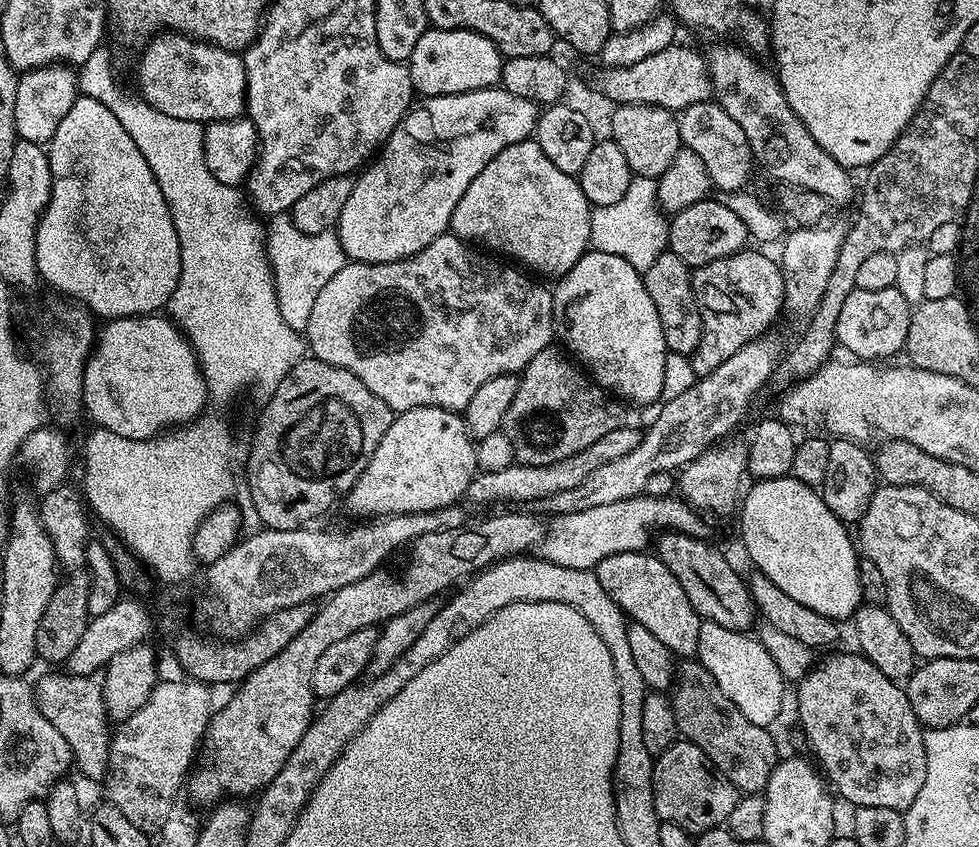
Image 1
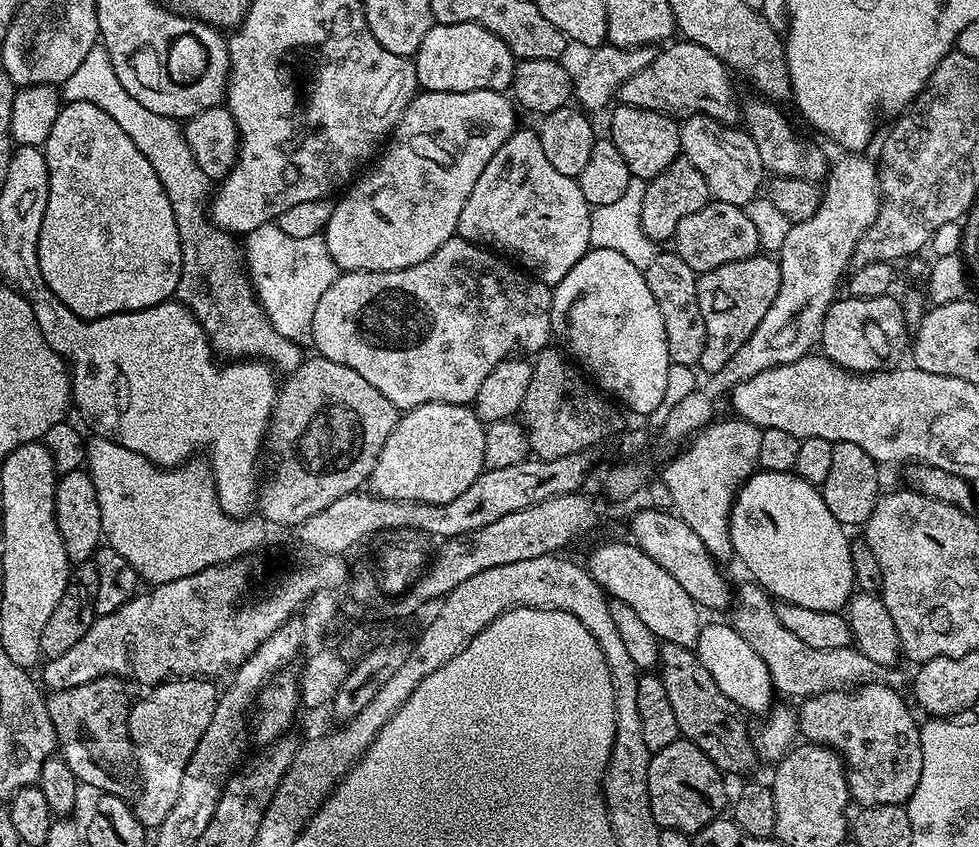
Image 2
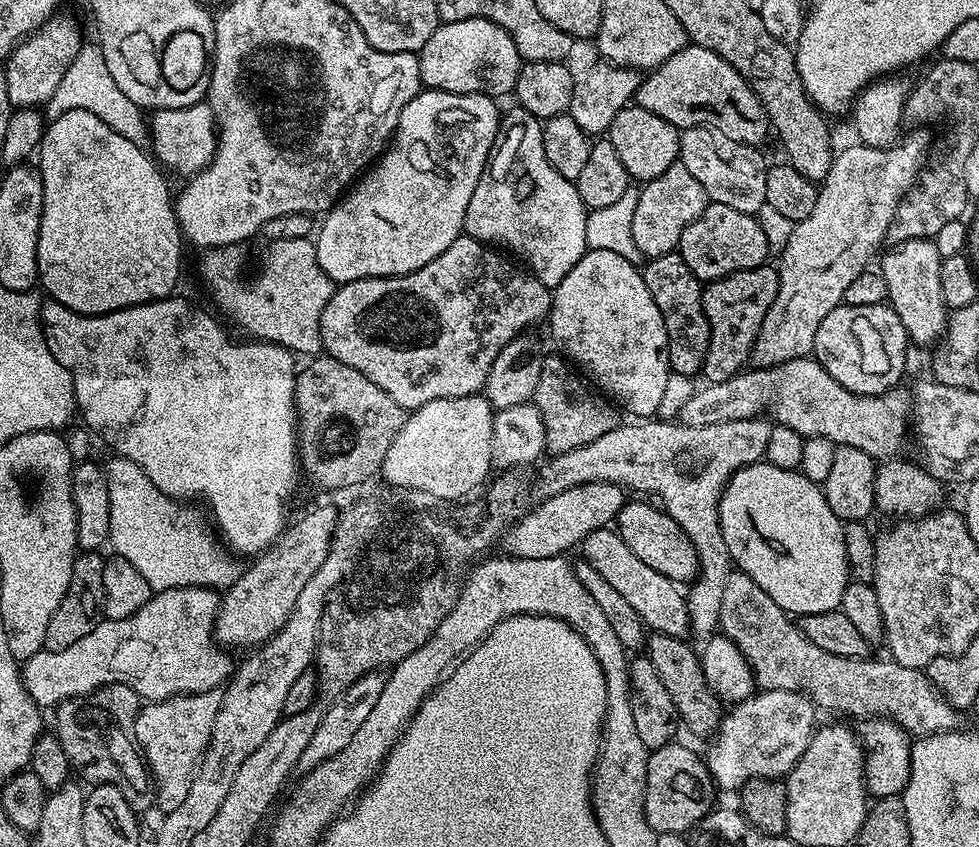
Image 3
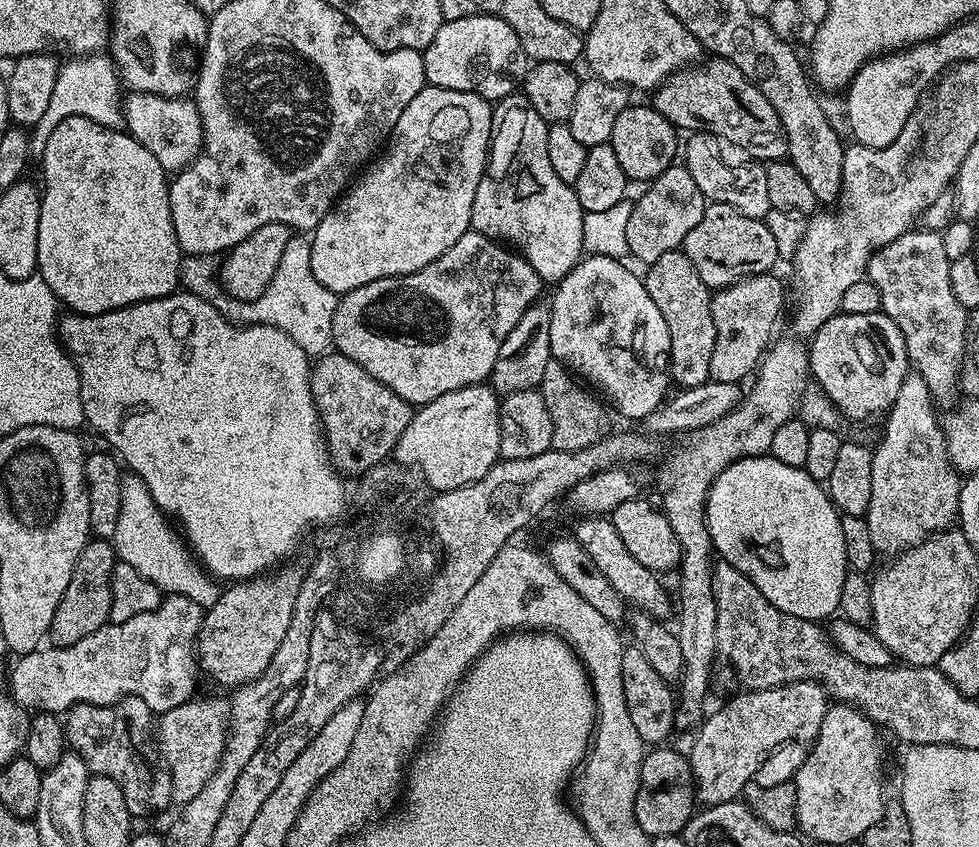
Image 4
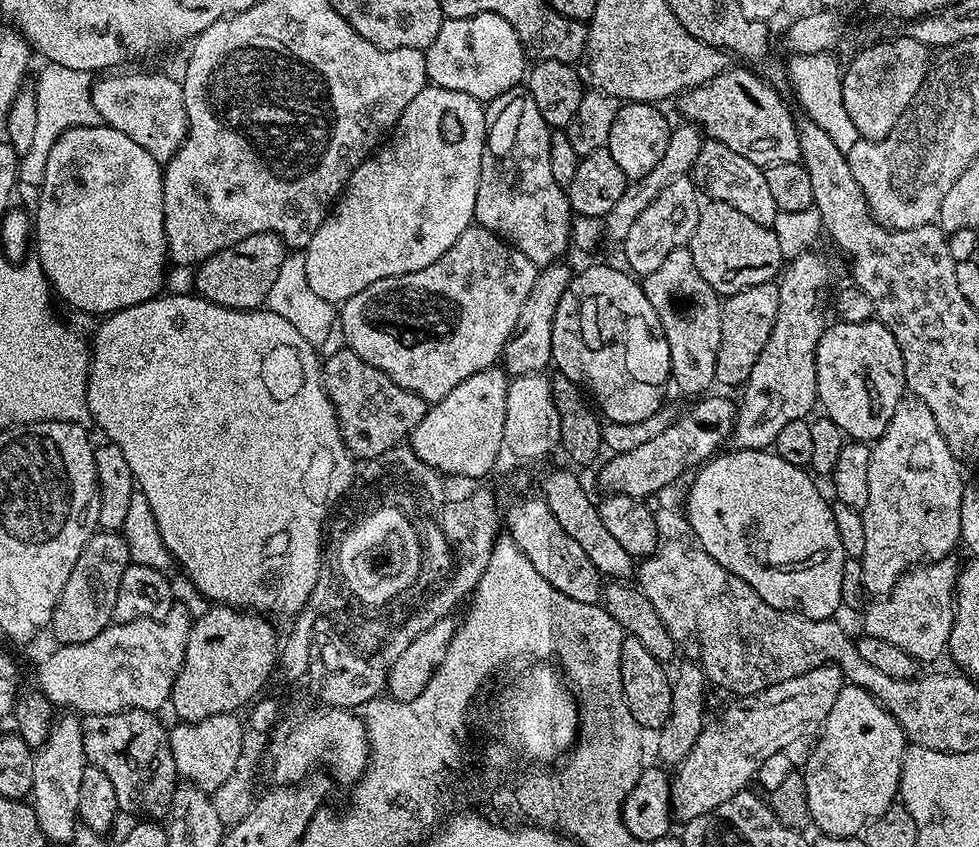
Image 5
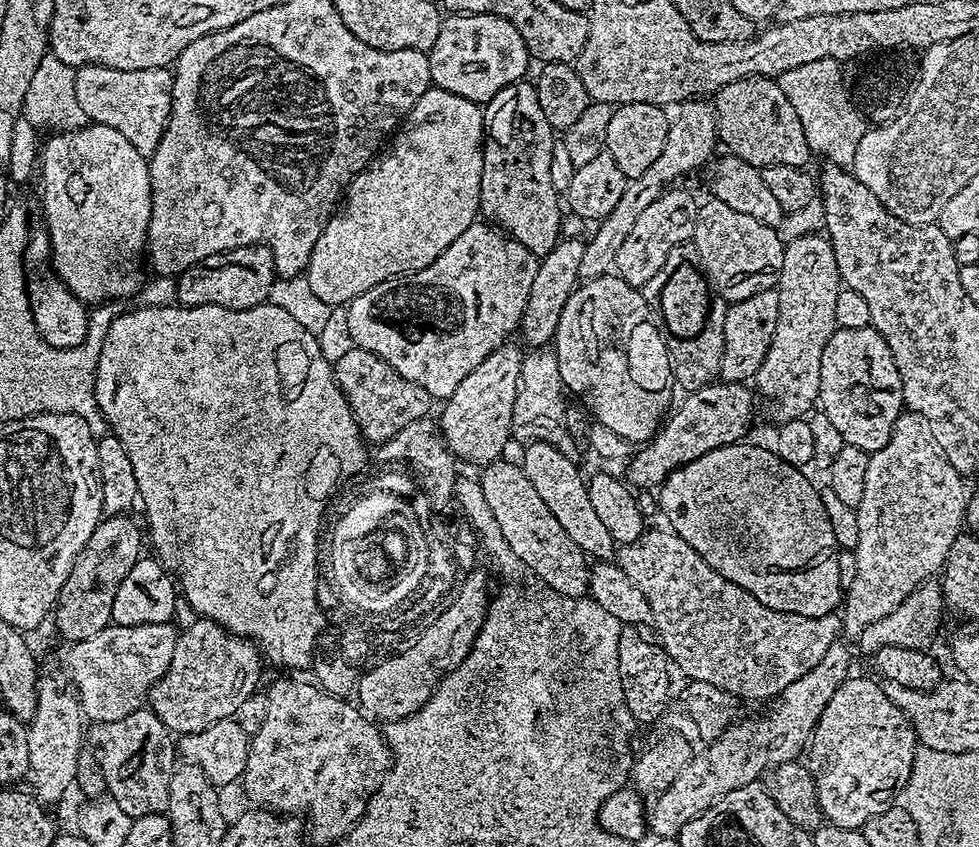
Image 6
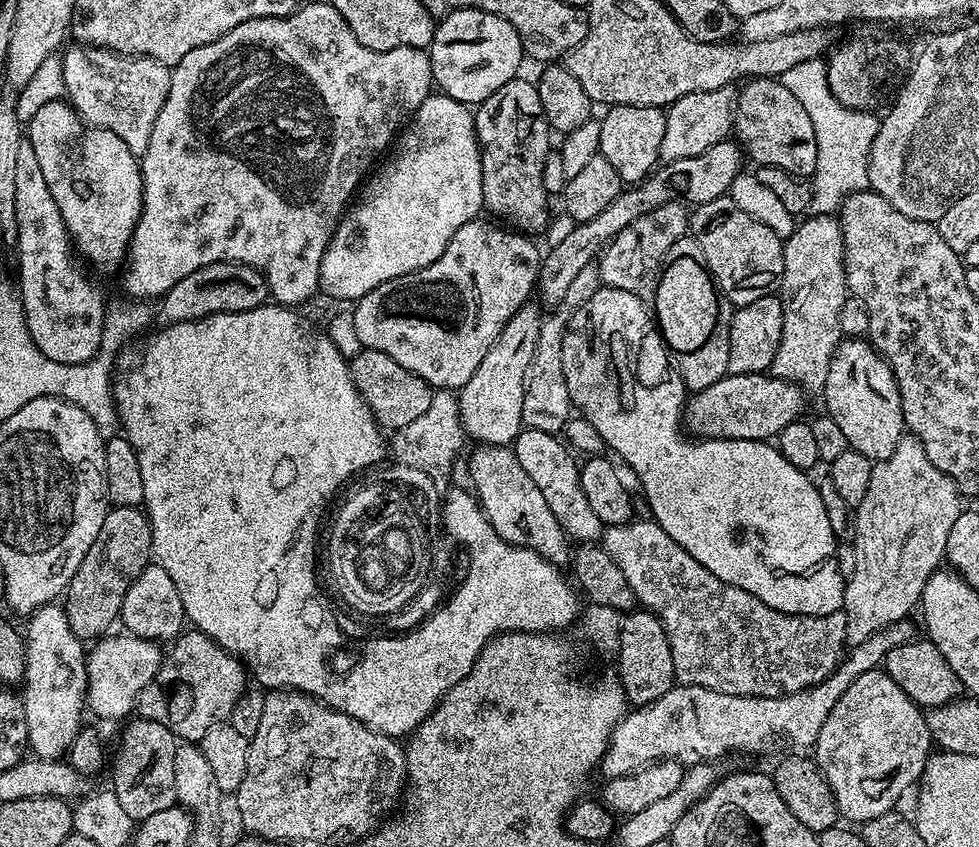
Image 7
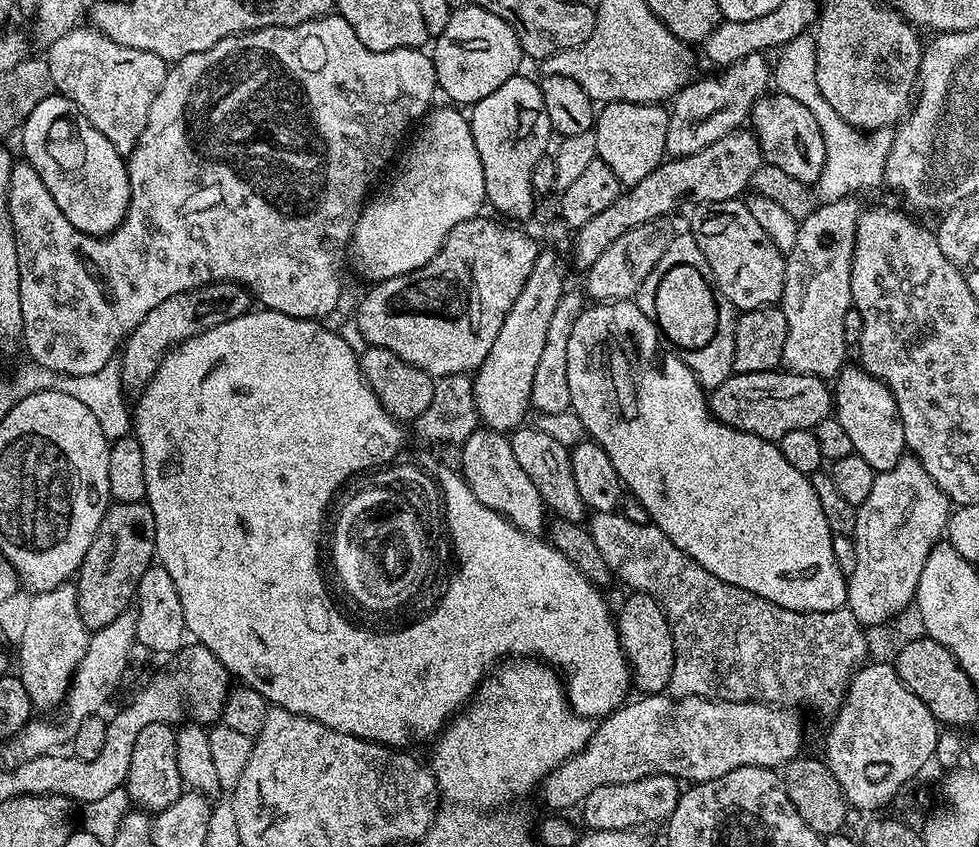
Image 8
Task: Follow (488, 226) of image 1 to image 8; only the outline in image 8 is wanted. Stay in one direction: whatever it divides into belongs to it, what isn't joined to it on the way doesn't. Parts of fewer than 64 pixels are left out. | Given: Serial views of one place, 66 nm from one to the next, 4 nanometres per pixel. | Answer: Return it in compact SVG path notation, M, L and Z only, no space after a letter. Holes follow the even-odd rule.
M524 74L512 76L506 82L502 82L502 86L494 90L494 94L486 94L486 98L471 105L470 123L474 134L474 146L478 146L478 158L482 158L487 203L493 204L501 212L501 217L524 222L520 220L526 219L531 214L532 207L538 203L538 197L532 190L534 166L538 166L538 162L549 151L548 139L553 139L554 136L550 118L546 118L546 102L542 102L539 83L535 79L527 80Z

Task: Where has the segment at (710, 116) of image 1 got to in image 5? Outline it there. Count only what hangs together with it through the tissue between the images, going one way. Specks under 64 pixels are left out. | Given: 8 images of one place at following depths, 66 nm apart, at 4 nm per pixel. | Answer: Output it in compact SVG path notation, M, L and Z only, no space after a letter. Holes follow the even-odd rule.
M705 139L701 143L694 169L694 179L705 193L709 192L712 200L726 202L726 206L734 206L734 210L742 210L742 214L746 214L746 218L754 218L754 222L759 224L770 226L775 222L778 209L773 196L770 195L770 189L766 187L764 169L759 168L754 162L750 162L750 158L742 158L742 154L734 154L734 150L730 150L730 146L722 146L720 140Z

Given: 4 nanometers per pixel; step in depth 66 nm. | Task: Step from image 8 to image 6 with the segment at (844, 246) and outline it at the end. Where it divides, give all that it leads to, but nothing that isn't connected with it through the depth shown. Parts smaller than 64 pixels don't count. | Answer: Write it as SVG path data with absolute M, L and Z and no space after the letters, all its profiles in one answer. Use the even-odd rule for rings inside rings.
M808 235L785 243L782 274L775 289L778 294L778 326L774 326L770 350L766 352L766 358L762 358L762 366L758 366L756 371L754 388L762 397L762 408L768 411L773 425L779 426L788 420L807 417L817 407L822 382L822 352L826 350L826 344L838 327L836 307L840 304L842 281L836 255L827 235Z

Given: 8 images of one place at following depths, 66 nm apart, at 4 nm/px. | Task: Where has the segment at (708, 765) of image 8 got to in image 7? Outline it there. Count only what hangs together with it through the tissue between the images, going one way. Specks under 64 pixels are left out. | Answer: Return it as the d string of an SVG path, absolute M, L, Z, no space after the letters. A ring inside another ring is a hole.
M908 622L891 624L885 631L878 631L862 645L851 649L850 654L845 655L839 663L839 667L833 674L811 690L796 692L792 695L778 697L739 696L738 694L722 694L718 690L710 690L706 686L694 686L693 684L677 683L662 698L658 698L653 704L636 706L623 716L618 726L612 729L612 737L608 743L608 754L602 764L605 777L629 776L638 768L645 768L648 764L654 764L658 760L676 760L679 764L689 766L701 762L716 762L719 756L727 752L760 752L764 744L772 740L772 736L781 736L793 744L793 749L808 750L813 747L822 730L822 722L834 710L838 698L850 690L850 682L862 674L873 671L877 666L883 665L884 654L889 648L906 644L913 639L914 632Z

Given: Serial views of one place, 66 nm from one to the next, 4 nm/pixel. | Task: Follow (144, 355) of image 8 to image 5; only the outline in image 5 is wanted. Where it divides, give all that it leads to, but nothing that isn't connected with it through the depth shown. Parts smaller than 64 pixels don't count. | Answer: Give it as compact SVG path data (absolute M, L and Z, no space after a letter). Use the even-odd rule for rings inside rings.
M273 232L250 234L242 238L242 242L218 250L198 265L195 295L223 308L237 308L240 312L259 309L268 303L270 286L274 286L274 278L278 278L278 270L282 270L285 255L286 245L280 236Z

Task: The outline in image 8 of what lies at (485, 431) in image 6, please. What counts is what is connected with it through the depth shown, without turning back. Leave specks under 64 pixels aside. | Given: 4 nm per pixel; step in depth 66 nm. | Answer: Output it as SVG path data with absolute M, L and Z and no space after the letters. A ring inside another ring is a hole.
M541 250L530 278L526 278L526 286L522 286L522 294L518 294L514 306L510 306L510 314L506 314L506 322L502 322L502 330L498 330L498 338L494 338L490 354L486 354L474 376L472 393L476 399L476 415L482 421L483 427L508 434L525 423L524 415L530 412L534 370L538 370L538 358L542 358L542 350L546 347L550 318L554 318L554 310L565 291L563 258L556 250Z

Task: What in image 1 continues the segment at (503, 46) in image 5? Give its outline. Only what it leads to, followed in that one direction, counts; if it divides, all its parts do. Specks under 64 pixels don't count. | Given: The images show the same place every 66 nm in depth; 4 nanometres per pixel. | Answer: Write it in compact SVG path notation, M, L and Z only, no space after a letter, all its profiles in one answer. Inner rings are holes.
M429 27L428 31L422 34L422 38L418 38L418 42L414 45L414 54L410 54L406 63L413 89L421 97L426 97L457 96L463 92L497 87L504 61L505 57L500 55L498 46L482 34L470 30L442 30L441 28Z

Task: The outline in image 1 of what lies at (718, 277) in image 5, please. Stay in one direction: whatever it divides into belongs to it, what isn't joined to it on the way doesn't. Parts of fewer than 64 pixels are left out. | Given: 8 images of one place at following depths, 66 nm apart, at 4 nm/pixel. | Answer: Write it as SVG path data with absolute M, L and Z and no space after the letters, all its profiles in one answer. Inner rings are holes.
M720 198L699 200L694 202L694 206L686 206L686 210L671 217L668 225L668 248L693 270L718 258L745 251L747 244L744 243L749 243L749 240L744 221L729 206L724 205Z

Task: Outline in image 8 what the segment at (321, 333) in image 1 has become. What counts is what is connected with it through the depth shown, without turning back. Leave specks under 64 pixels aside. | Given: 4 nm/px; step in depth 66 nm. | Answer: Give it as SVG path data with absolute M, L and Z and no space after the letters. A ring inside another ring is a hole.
M484 219L467 220L458 226L454 226L454 230L450 230L450 234L441 246L438 255L430 258L430 262L426 262L426 266L389 280L381 280L369 287L372 289L365 294L364 301L361 302L360 309L356 312L356 328L360 331L361 338L365 340L363 342L365 345L394 350L394 354L398 354L398 358L418 366L418 370L427 372L433 378L453 376L454 374L472 374L479 369L480 364L486 358L486 354L490 354L490 346L494 346L494 338L498 338L498 330L502 330L502 322L506 322L506 314L510 314L510 306L514 306L518 294L522 294L522 286L526 286L526 278L530 278L530 274L534 270L534 262L542 250L541 245L536 245L534 237L527 236L520 229L523 227L513 226L511 223L501 222L499 219L496 219L497 221Z

